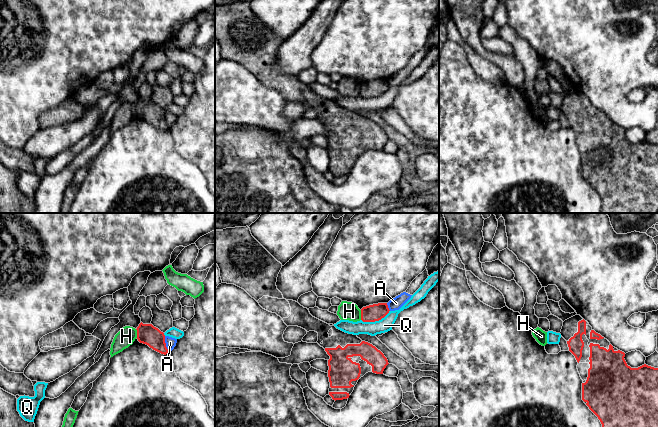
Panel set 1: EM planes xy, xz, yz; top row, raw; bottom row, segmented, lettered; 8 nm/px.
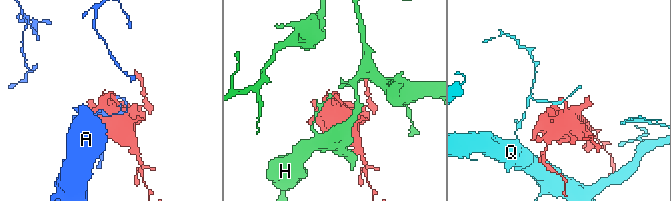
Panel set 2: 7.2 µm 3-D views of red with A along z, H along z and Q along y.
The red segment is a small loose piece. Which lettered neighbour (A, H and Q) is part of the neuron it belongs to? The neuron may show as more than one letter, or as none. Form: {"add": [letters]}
{"add": []}

